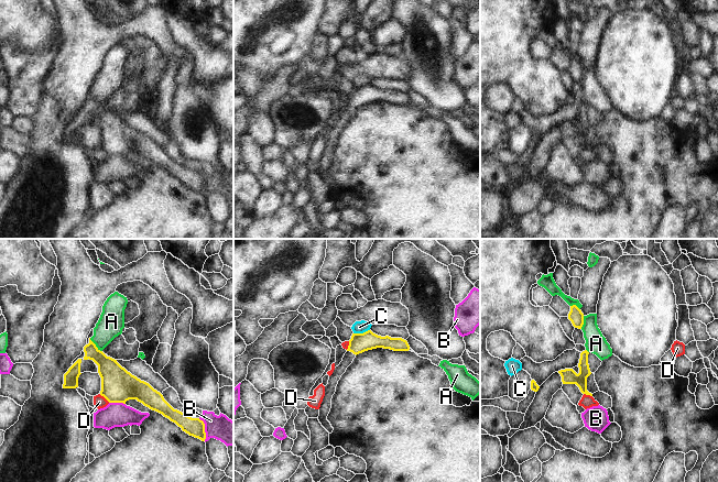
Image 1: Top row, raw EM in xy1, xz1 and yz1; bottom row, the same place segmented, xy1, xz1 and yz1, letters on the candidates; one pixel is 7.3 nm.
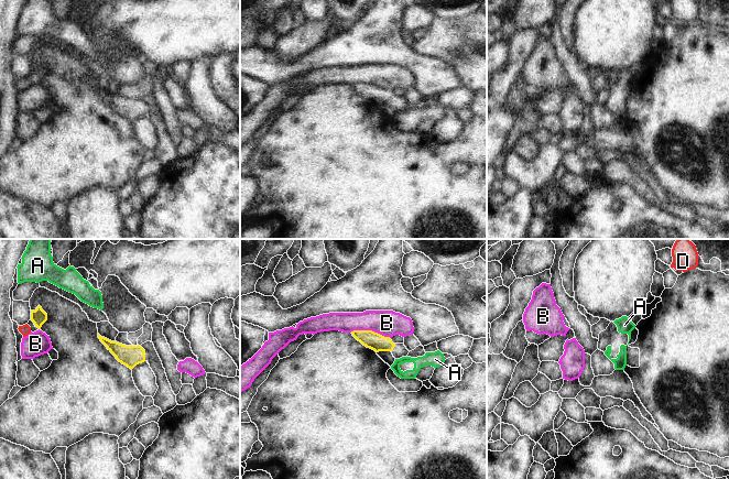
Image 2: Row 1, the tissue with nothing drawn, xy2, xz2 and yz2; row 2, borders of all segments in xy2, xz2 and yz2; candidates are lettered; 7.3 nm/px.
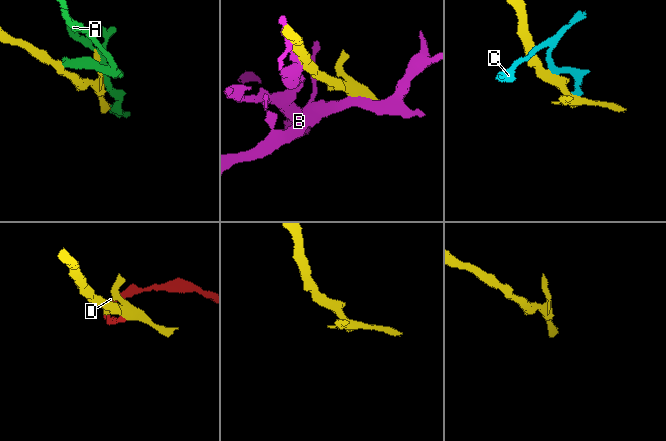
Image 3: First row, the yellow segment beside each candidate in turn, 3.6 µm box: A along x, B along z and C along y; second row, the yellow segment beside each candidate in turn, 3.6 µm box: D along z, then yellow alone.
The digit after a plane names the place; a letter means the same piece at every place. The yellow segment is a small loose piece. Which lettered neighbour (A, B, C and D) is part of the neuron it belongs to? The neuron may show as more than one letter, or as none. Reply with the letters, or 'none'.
none

